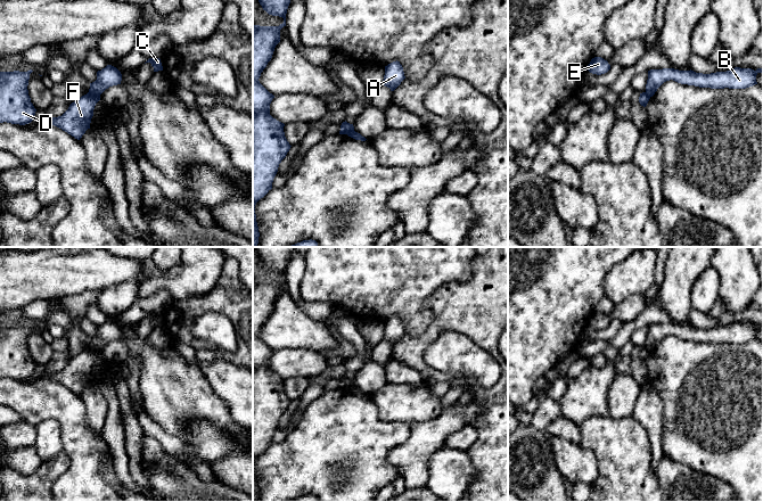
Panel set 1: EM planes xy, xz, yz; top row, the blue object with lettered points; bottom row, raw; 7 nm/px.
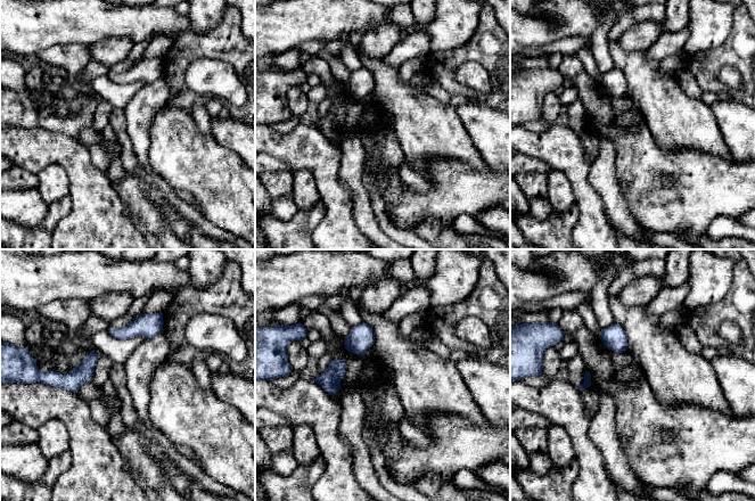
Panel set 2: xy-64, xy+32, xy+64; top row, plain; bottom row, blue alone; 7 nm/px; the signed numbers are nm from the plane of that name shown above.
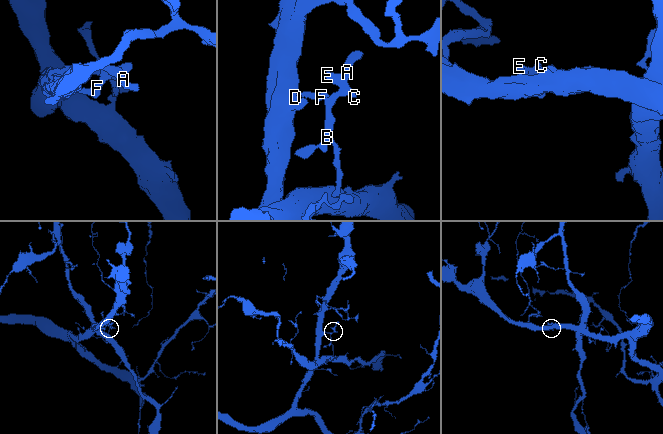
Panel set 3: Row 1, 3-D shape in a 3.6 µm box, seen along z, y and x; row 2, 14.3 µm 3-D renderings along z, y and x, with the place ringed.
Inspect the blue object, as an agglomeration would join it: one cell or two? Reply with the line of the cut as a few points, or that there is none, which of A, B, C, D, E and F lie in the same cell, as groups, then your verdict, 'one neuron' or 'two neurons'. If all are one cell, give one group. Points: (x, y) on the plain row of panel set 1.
xy (89, 346), (99, 352) | A B C E / D F | two neurons

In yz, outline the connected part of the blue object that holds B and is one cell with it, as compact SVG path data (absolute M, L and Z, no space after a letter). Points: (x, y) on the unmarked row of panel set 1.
M735 322L727 327L711 329L696 328L694 326L679 326L674 323L650 324L646 339L646 348L653 352L657 344L666 336L673 335L681 339L711 344L746 344L757 339L756 330L763 328L763 323Z

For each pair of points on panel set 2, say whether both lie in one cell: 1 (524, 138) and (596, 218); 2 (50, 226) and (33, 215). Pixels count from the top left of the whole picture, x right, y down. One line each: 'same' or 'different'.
1: same
2: different

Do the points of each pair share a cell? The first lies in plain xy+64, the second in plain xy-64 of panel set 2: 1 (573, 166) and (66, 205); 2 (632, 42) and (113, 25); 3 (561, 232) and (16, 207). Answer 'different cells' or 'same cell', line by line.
1: different cells
2: different cells
3: different cells

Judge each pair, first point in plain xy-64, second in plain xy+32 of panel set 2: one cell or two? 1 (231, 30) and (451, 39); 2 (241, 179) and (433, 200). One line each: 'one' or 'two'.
1: two
2: two

